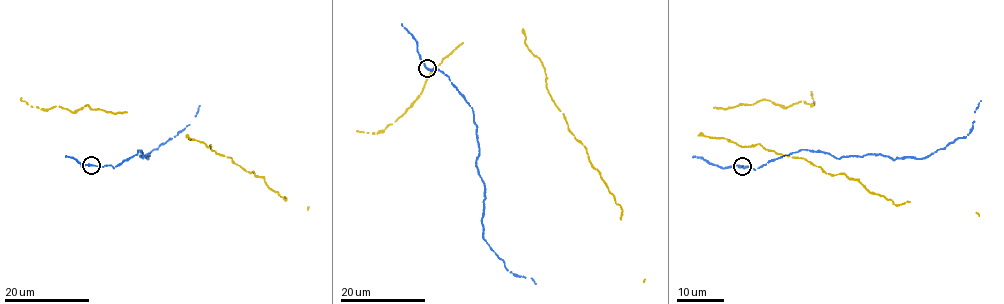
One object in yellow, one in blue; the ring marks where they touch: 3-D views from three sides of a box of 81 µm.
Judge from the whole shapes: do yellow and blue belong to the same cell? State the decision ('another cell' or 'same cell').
same cell

